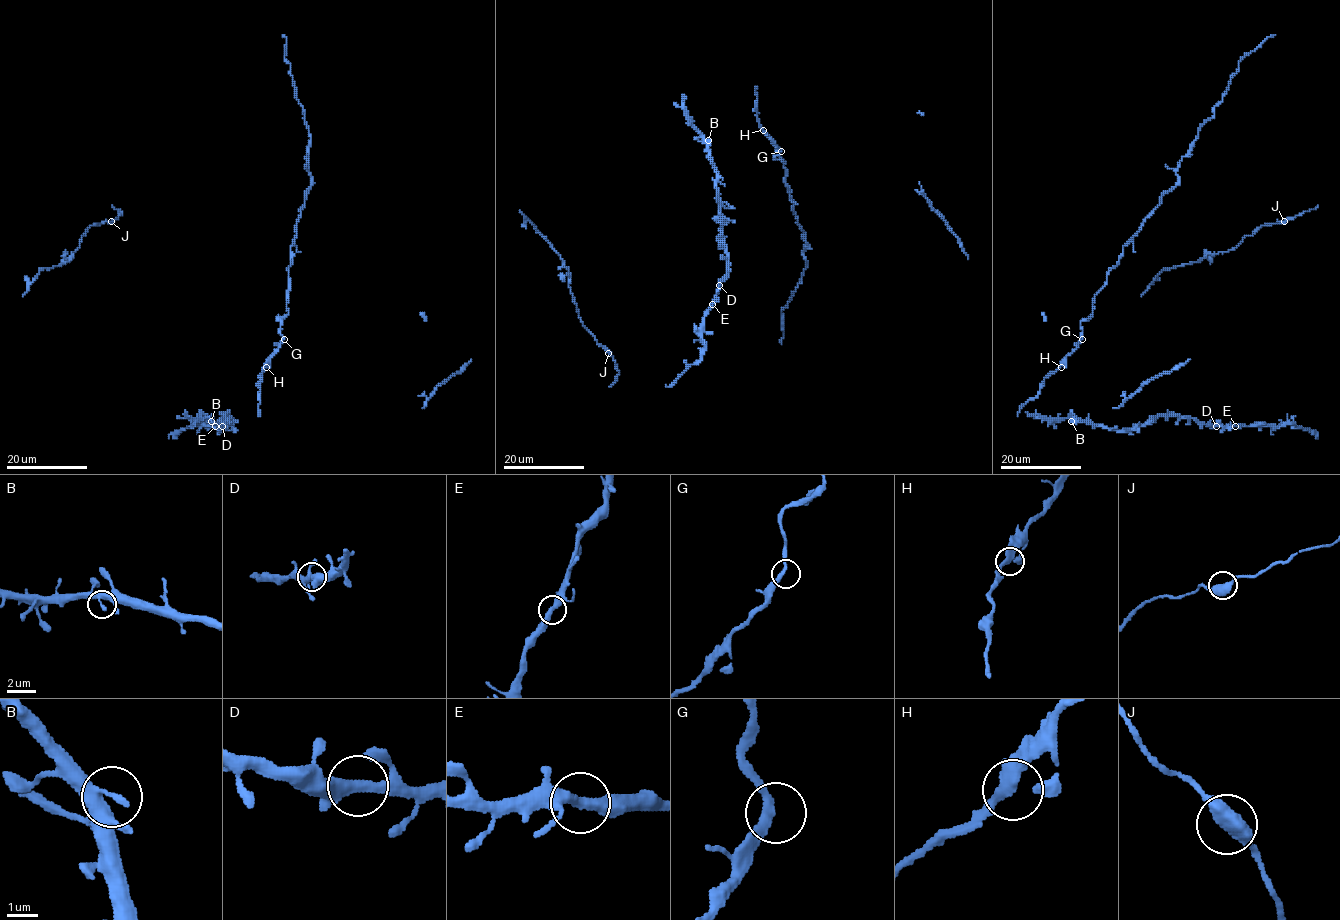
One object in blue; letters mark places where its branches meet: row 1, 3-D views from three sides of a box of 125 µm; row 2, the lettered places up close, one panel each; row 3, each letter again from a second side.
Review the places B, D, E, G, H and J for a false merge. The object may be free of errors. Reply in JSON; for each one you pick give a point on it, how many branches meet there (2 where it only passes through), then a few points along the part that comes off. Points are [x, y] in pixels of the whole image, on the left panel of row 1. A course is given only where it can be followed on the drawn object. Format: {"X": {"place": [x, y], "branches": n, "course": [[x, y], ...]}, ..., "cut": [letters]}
{"cut": []}

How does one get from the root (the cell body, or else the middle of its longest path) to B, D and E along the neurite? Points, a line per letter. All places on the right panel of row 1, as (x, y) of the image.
B: (1120, 430), (1071, 421)
D: (1120, 430), (1149, 425), (1159, 415), (1191, 417), (1216, 426)
E: (1120, 430), (1149, 425), (1159, 415), (1191, 417), (1214, 426), (1235, 426)

